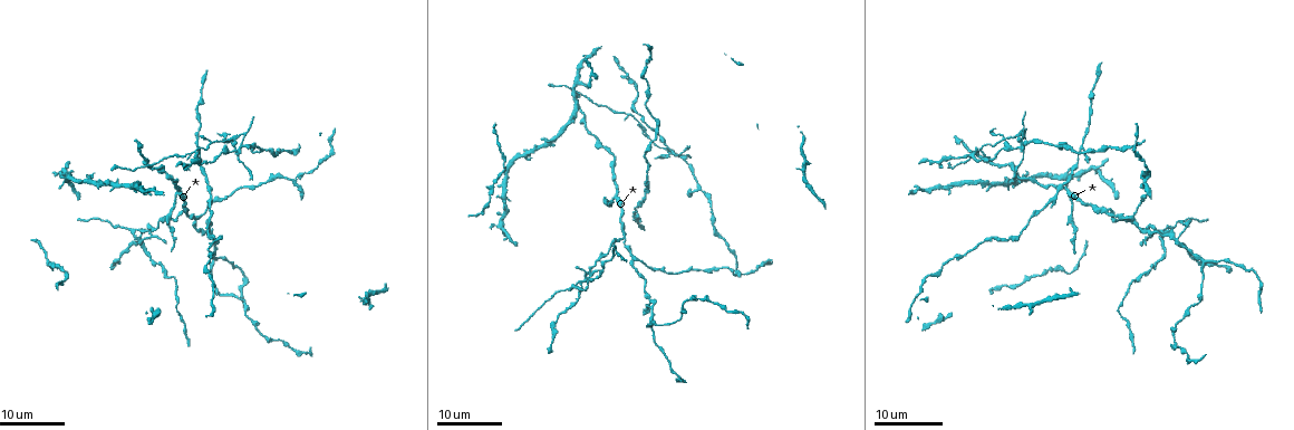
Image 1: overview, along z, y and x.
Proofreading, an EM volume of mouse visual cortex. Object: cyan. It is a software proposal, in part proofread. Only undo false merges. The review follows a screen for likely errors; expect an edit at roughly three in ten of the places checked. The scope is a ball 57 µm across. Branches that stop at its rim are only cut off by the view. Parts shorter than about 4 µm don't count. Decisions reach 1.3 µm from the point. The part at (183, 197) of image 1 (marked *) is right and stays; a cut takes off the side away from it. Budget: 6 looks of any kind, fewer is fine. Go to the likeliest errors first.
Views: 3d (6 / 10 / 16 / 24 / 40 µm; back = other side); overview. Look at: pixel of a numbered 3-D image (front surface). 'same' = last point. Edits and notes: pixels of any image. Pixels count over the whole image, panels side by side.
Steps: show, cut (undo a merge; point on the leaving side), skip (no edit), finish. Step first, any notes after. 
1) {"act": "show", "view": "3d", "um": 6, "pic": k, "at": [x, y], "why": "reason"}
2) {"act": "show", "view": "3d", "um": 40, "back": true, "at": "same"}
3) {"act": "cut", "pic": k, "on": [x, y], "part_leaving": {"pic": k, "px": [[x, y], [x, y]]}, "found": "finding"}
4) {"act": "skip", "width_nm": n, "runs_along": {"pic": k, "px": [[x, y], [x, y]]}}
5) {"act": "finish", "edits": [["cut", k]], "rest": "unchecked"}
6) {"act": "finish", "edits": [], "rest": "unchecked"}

{"act": "show", "view": "3d", "um": 24, "pic": 1, "at": [239, 150], "why": "four-way junction"}

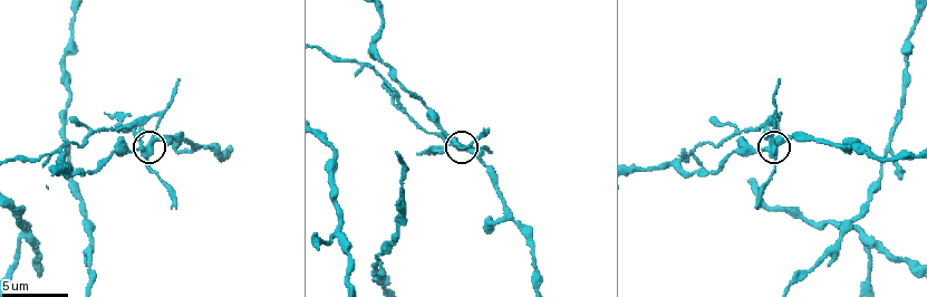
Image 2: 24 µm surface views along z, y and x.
{"act": "show", "view": "3d", "um": 6, "pic": 2, "at": [773, 145]}

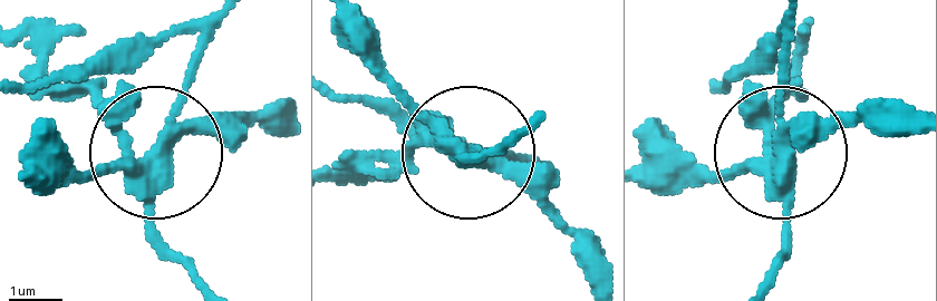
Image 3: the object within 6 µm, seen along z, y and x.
{"act": "cut", "pic": 3, "on": [160, 239], "arms": 4, "found": "a second cell is stuck on"}

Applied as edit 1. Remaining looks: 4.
{"act": "show", "view": "3d", "um": 10, "pic": 2, "at": [18, 244]}

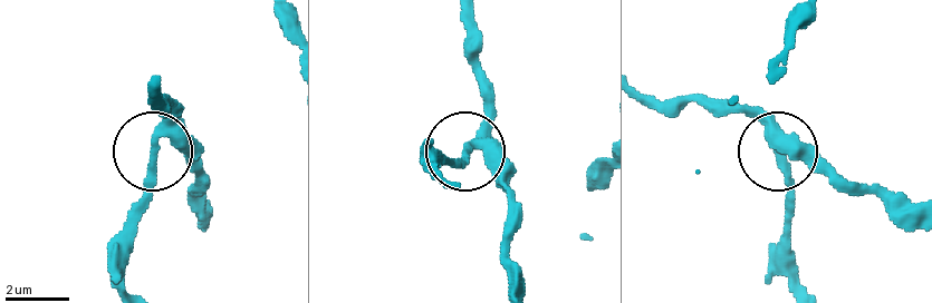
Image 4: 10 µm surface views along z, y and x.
{"act": "skip", "runs_along": {"pic": 4, "px": [[191, 149], [156, 152], [130, 251]]}, "found": "one cell here"}

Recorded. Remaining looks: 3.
{"act": "show", "view": "3d", "um": 24, "pic": 1, "at": [582, 284], "why": "three-way junction"}

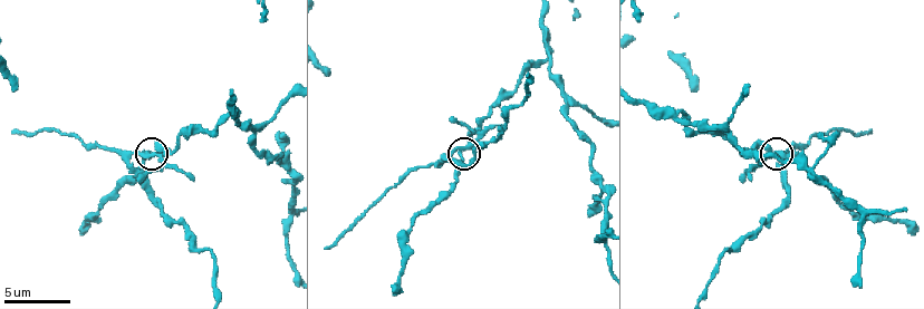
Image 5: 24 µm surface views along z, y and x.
{"act": "show", "view": "3d", "um": 10, "pic": 5, "at": [780, 155], "why": "zoom in"}

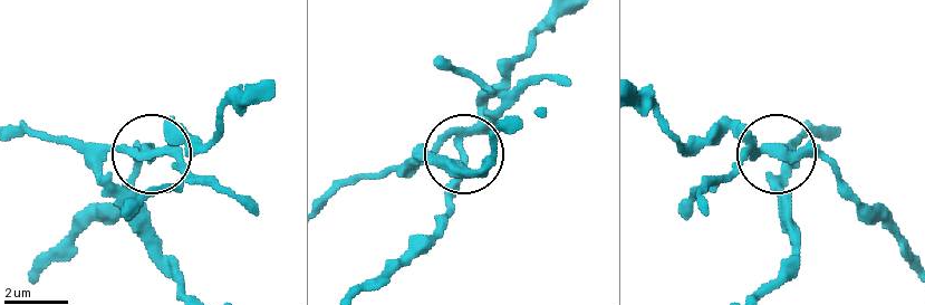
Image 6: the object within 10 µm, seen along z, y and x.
{"act": "show", "view": "3d", "um": 6, "pic": 6, "at": [148, 152]}

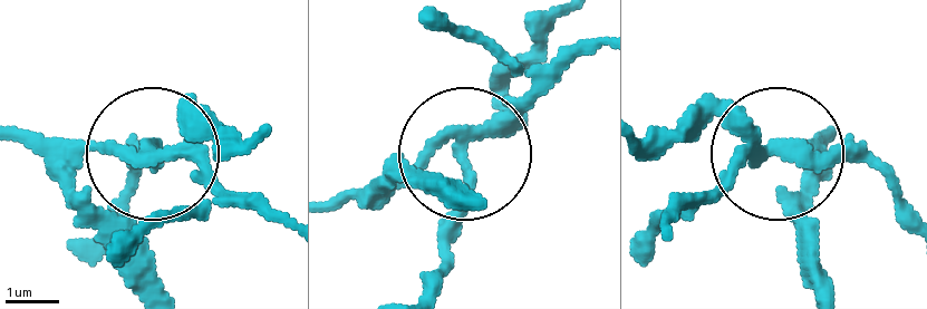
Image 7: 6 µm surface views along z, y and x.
{"act": "cut", "pic": 7, "on": [100, 153], "width_nm": 230, "found": "a second cell is stuck on"}

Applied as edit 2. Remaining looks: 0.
{"act": "finish", "edits": [["cut", 3], ["cut", 7]], "rest": "unchecked"}

